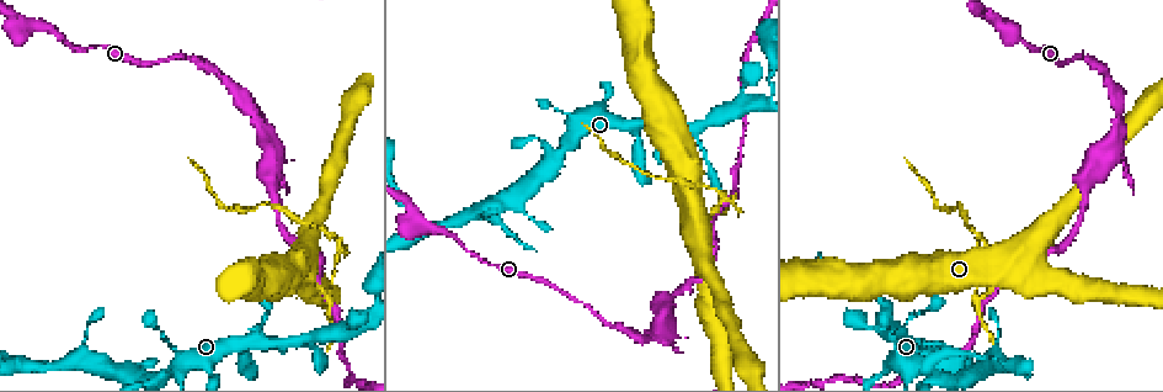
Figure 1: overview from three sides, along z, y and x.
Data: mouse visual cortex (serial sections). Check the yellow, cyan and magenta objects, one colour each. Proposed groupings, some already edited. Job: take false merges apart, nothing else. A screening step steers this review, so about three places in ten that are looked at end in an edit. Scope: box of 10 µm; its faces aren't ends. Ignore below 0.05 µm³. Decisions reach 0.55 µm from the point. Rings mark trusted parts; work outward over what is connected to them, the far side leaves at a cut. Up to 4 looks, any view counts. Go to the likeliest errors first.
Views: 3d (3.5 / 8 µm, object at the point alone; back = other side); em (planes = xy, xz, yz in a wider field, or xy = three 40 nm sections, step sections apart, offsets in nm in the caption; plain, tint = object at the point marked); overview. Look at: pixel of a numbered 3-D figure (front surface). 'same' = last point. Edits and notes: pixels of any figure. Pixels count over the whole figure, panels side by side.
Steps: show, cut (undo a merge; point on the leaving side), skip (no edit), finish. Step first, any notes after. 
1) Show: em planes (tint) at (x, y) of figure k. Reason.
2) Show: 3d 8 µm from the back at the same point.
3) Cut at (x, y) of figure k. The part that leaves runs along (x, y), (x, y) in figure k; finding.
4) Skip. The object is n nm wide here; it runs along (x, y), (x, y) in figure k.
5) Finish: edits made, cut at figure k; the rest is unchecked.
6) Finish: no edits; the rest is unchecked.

Show: em xy step 2 (tint) at (661, 325) of figure 1. Arms part here.

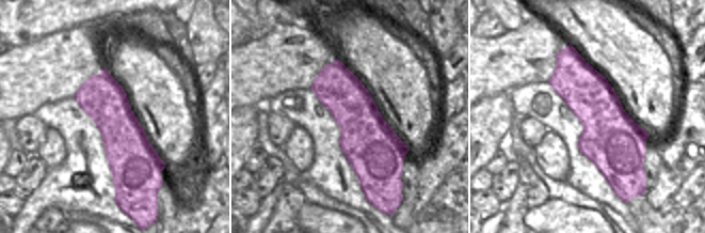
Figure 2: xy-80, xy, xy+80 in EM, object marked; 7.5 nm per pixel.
Show: 3d 3.5 µm at the same point.

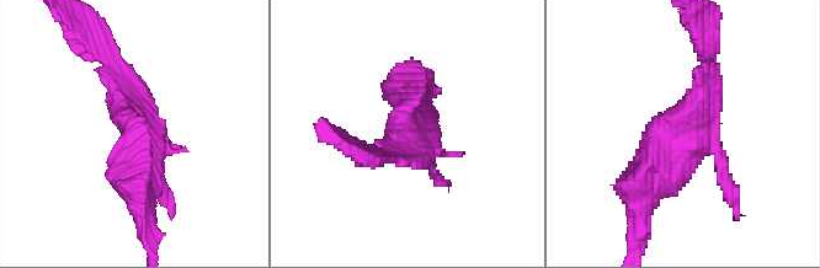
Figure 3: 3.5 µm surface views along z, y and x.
Cut at (675, 146) of figure 3. The part that leaves runs along (699, 82), (696, 102), (639, 185) in figure 3; a second cell is stuck on.

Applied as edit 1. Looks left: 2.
Show: 3d 8 µm at (990, 364) of figure 1.

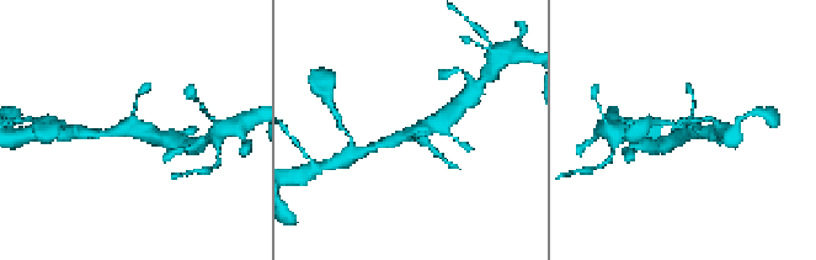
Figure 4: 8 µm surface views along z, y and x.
Show: em xy step 1 (tint) at the same point. Shape alone is not enough.

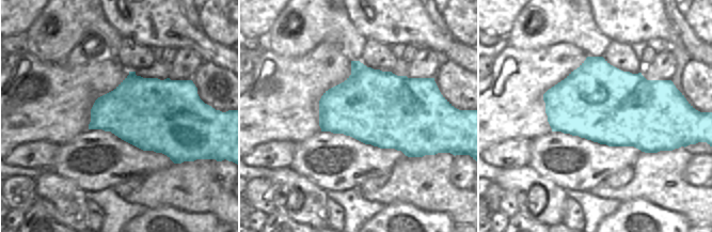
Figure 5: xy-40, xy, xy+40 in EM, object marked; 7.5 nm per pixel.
Skip. It runs along (444, 120), (422, 132), (379, 144) in figure 4; all the same cell.

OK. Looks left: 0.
Finish: edits made, cut at figure 3; the rest is unchecked.

